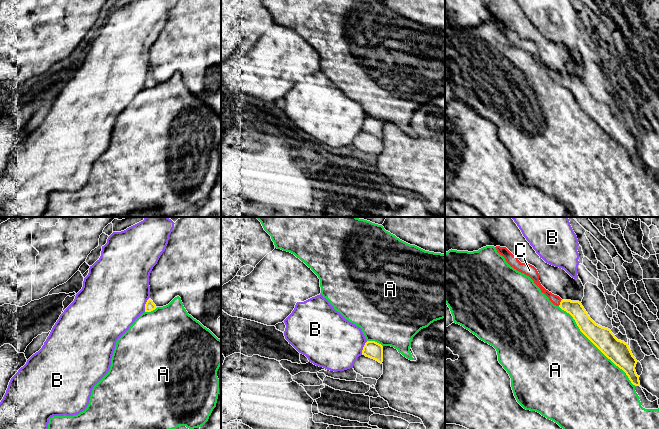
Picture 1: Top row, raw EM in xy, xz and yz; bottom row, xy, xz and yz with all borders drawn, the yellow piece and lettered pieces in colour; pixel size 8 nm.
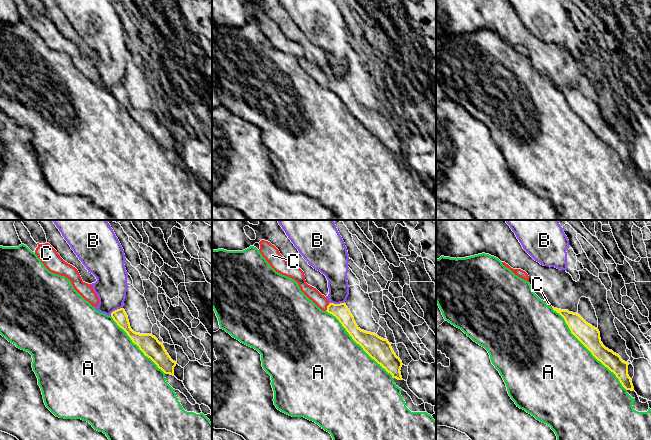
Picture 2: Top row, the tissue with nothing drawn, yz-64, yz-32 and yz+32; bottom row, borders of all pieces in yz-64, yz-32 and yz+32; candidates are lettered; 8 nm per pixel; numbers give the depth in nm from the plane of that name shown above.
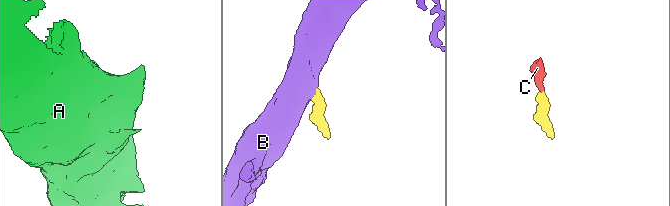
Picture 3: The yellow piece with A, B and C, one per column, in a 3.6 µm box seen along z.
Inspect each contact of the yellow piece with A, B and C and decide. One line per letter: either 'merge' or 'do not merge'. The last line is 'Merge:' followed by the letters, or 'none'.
A: do not merge
B: do not merge
C: merge
Merge: C

